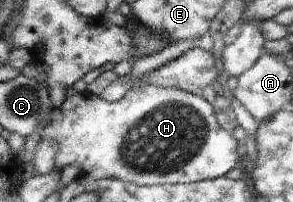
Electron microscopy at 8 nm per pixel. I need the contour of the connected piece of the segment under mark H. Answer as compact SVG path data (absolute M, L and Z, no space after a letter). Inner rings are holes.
M75 85L75 87L67 91L65 100L57 105L62 110L63 117L61 119L53 119L42 131L41 136L55 142L54 169L64 173L69 167L76 166L80 170L80 175L75 181L79 184L82 183L82 180L86 180L91 184L105 179L117 179L124 183L133 183L139 186L198 183L202 180L227 175L231 169L237 167L237 162L240 161L239 155L237 155L237 141L219 125L212 104L209 101L205 101L204 97L185 92L184 90L161 88L158 86L140 86L139 88L130 88L119 101L109 103L99 96L90 94L81 85Z

